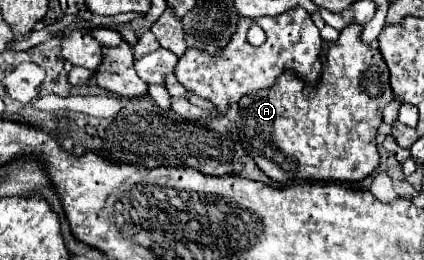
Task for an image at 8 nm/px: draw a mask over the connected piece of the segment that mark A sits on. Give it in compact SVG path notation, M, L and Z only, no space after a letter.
M350 23L340 31L340 37L328 45L322 55L322 73L318 85L308 85L294 71L284 71L276 83L264 91L244 95L238 105L236 127L244 149L252 155L256 165L280 183L300 181L362 181L380 163L376 149L376 129L382 123L382 109L392 101L390 73L378 45L360 39L362 25Z

